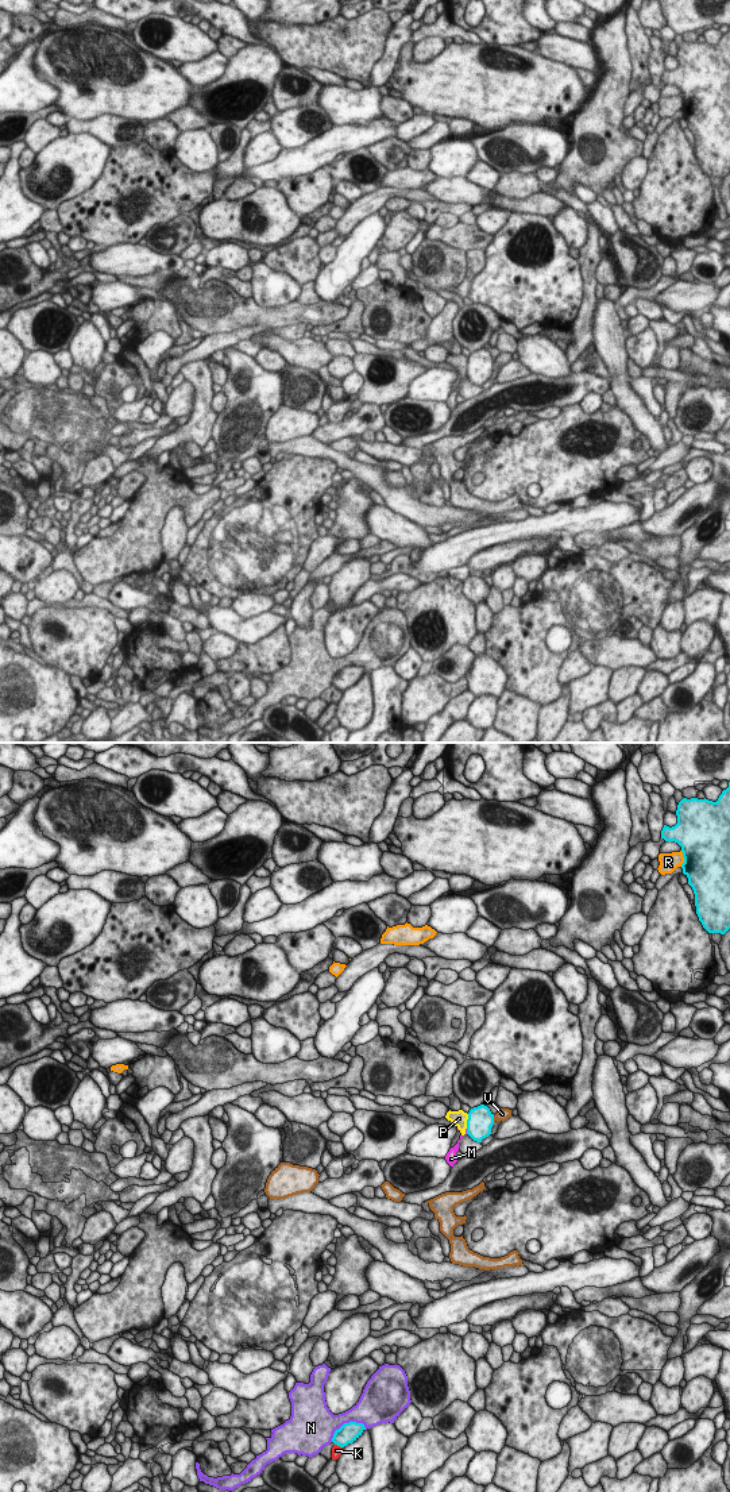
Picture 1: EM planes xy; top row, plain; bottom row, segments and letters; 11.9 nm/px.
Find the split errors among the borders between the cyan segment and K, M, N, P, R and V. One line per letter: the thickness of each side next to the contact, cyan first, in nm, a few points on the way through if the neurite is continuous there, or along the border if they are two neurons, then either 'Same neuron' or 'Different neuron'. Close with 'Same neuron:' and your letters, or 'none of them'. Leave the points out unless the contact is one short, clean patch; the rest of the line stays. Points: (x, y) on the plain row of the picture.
K: Thickness 240 nm (cyan) against 130 nm. Different neuron
M: Thickness 300 nm (cyan) against 30 nm. Boundary: xy (466, 373), (467, 377). Different neuron
N: Thickness 240 nm (cyan) against 300 nm. Different neuron
P: Thickness 300 nm (cyan) against 180 nm. Boundary: xy (468, 358), (466, 371). Different neuron
R: Thickness 500 nm (cyan) against 220 nm. Different neuron
V: Thickness 300 nm (cyan) against 140 nm. Different neuron
Same neuron: none of them

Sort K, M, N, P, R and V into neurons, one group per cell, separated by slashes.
K / M P / N / R / V

